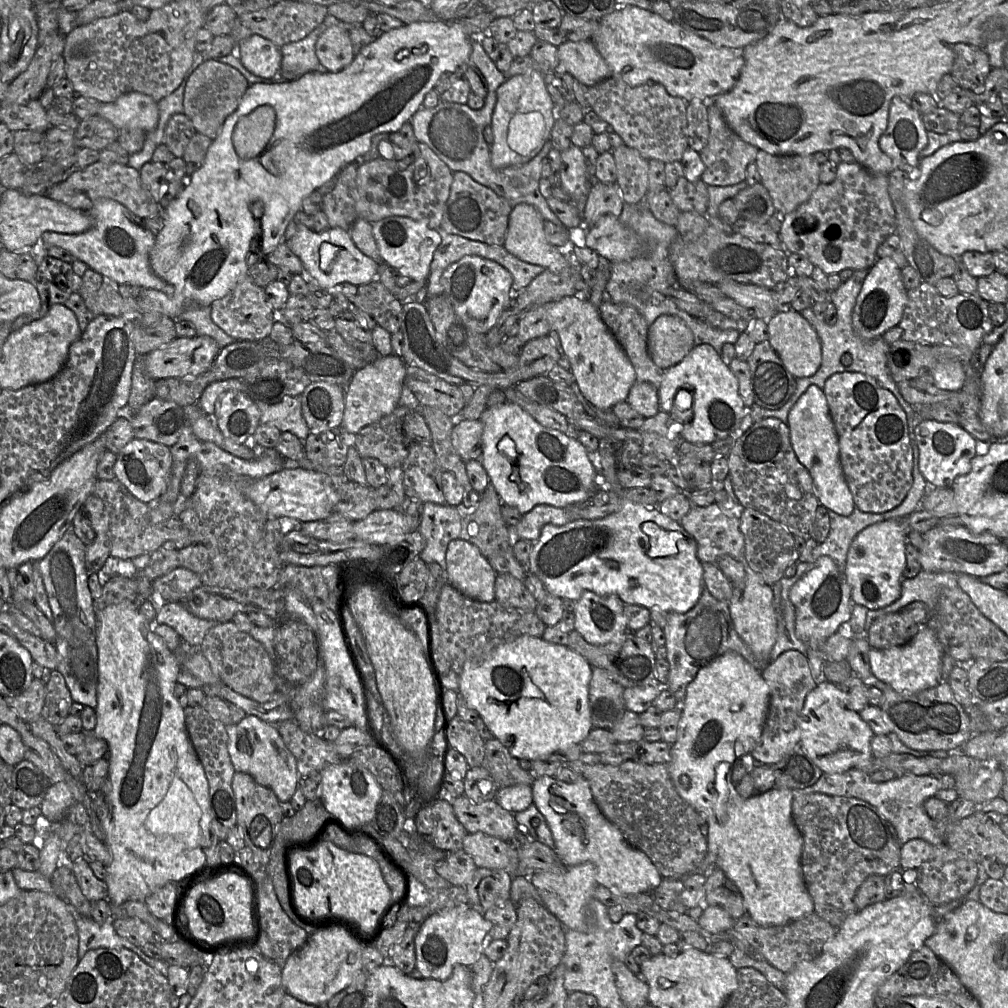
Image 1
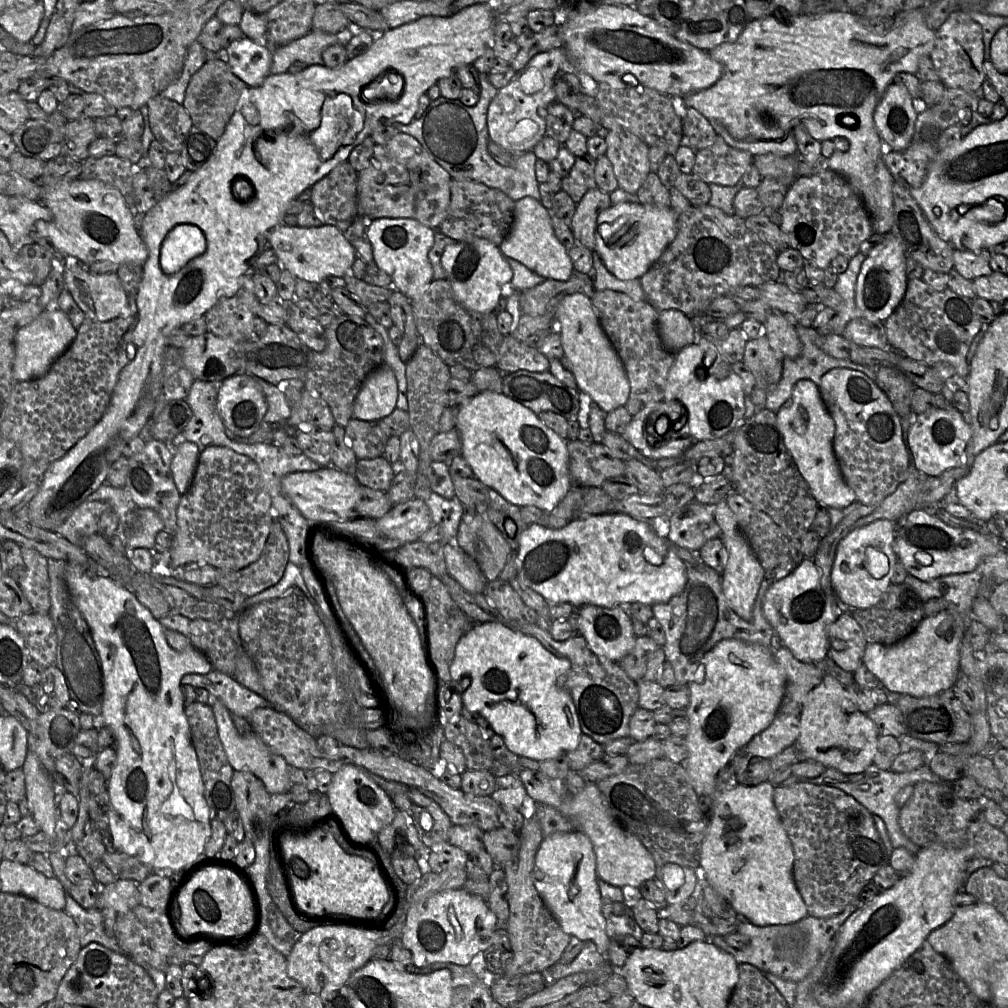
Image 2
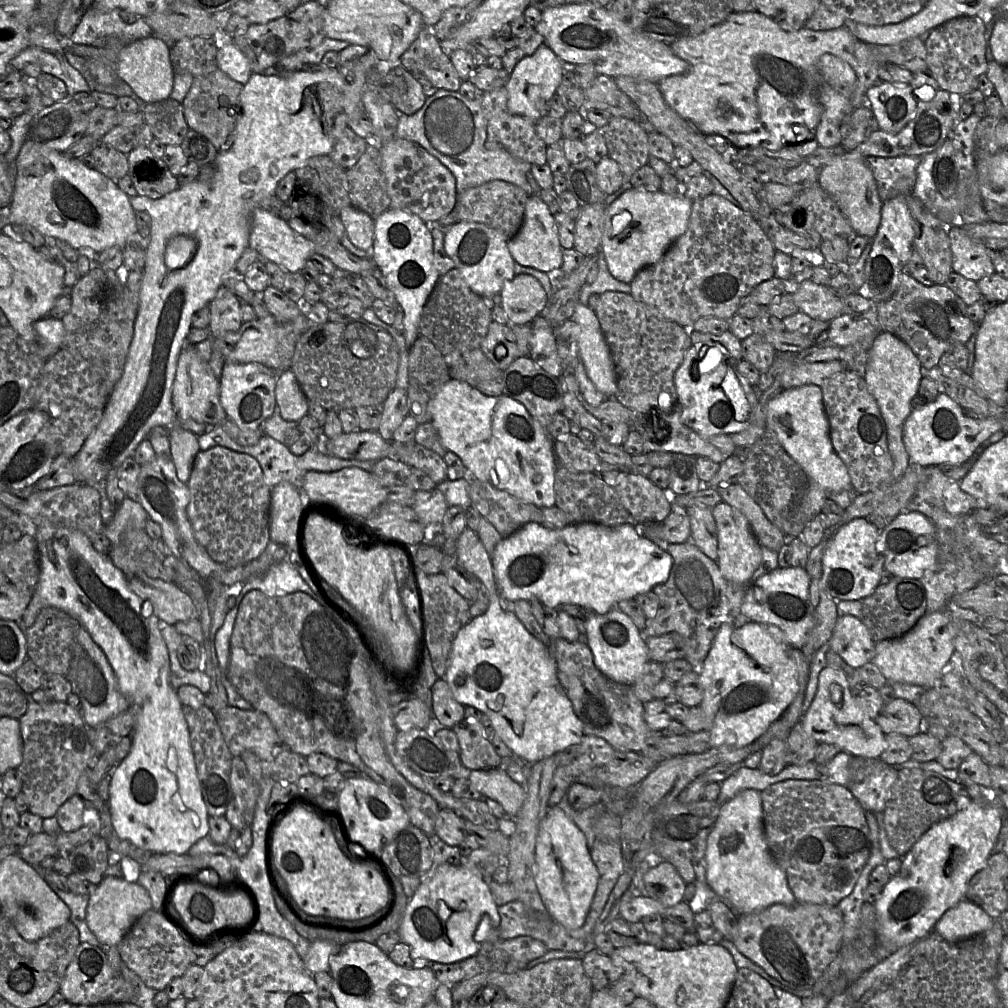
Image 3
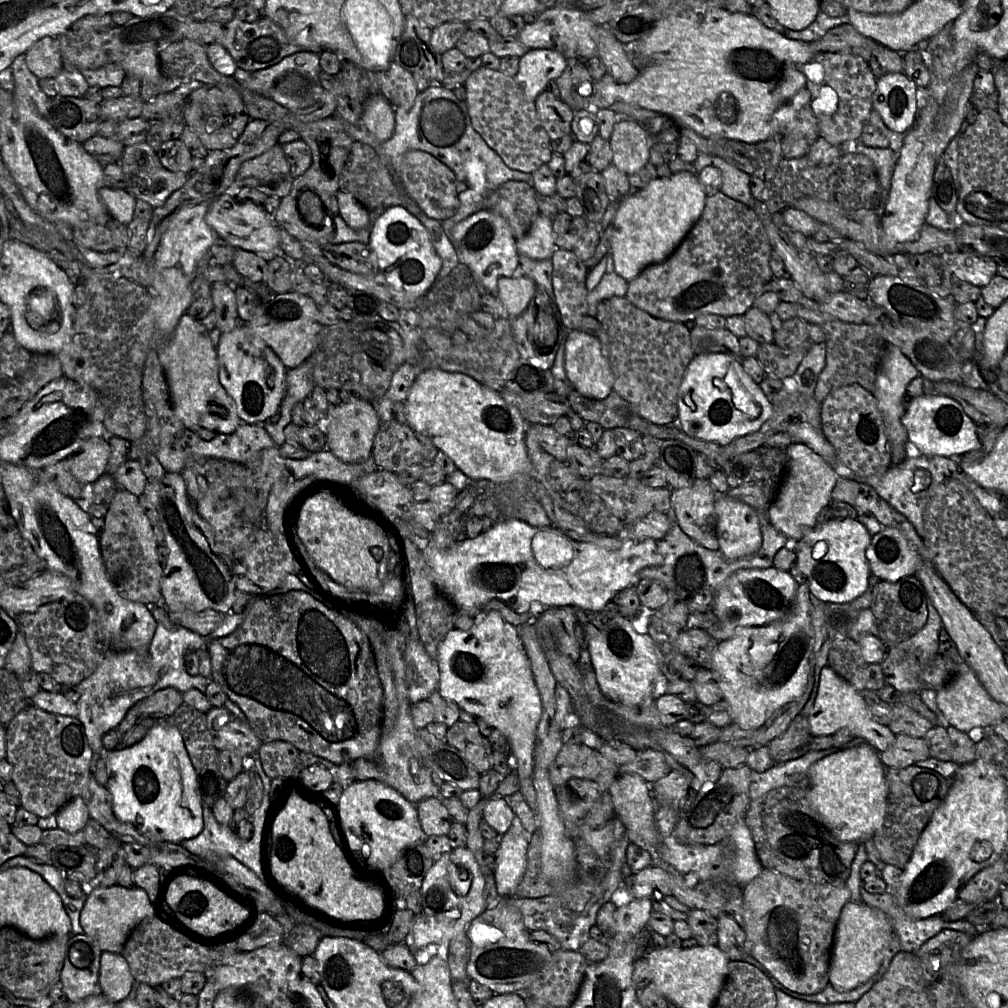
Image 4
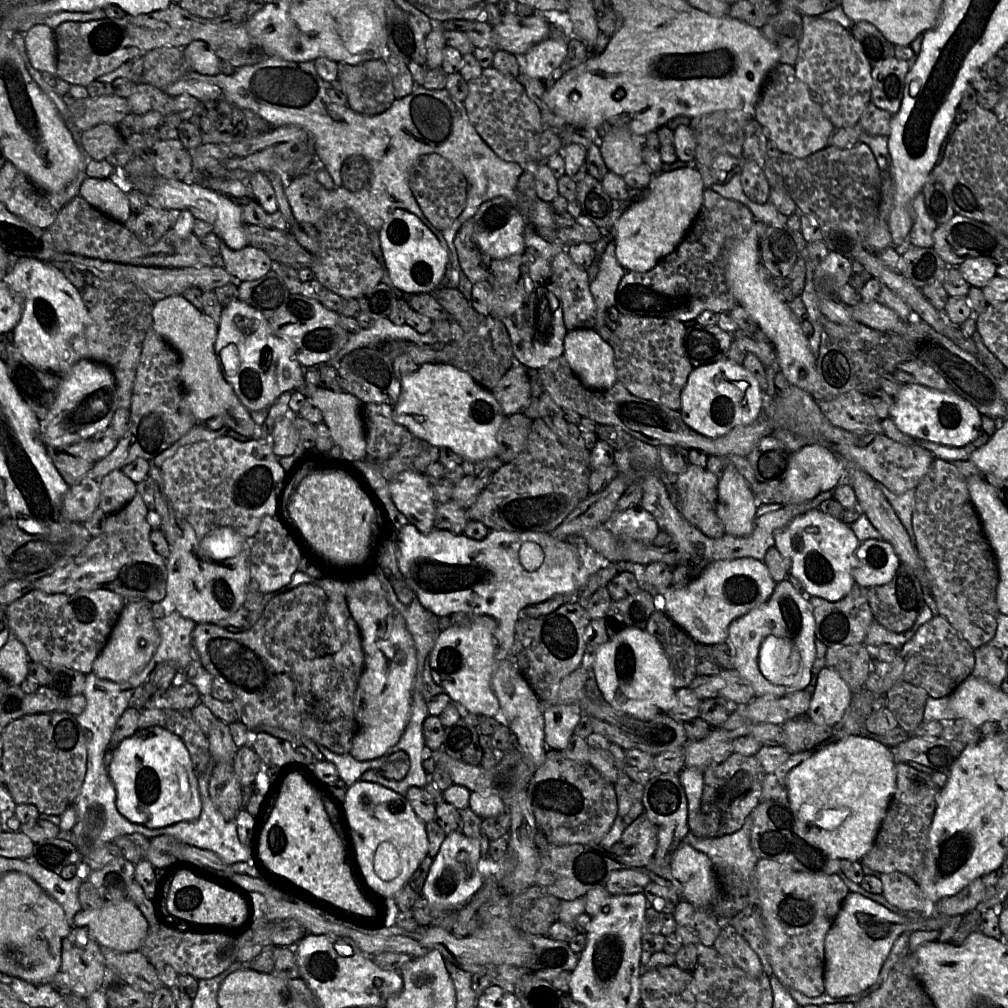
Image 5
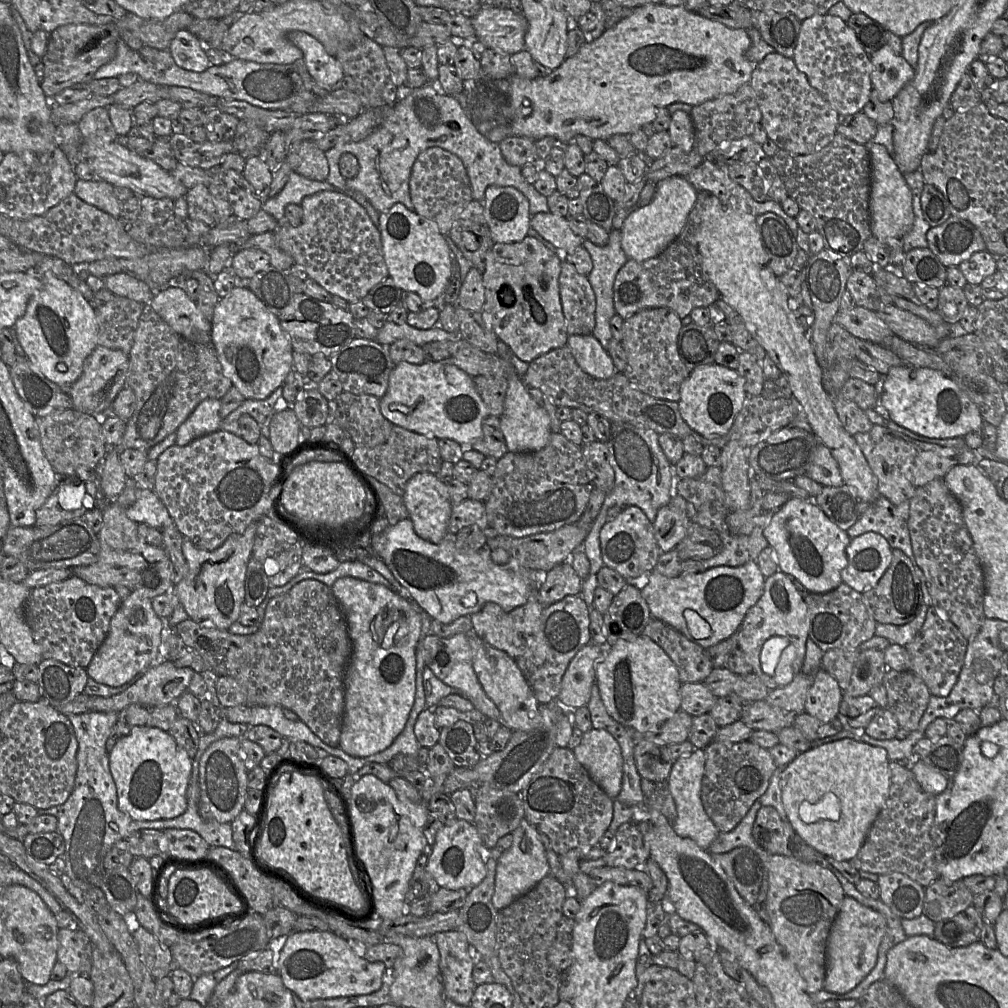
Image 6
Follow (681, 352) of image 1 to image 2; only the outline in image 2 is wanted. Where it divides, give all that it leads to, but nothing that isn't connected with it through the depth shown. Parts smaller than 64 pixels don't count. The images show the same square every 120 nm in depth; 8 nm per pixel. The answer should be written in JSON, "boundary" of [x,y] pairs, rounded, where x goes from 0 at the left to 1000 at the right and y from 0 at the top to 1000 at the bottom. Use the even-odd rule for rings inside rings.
{"boundary":[[[673,308],[655,309],[652,324],[658,343],[667,350],[689,339],[689,327],[685,315]]]}

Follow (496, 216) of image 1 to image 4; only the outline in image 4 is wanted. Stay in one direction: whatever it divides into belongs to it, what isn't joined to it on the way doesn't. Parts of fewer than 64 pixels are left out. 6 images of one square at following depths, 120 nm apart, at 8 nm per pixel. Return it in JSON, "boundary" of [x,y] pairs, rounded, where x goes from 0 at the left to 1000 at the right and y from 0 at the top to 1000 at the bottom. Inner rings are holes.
{"boundary":[[[505,179],[484,191],[478,207],[500,216],[512,238],[519,236],[535,212],[532,189],[528,183]]]}

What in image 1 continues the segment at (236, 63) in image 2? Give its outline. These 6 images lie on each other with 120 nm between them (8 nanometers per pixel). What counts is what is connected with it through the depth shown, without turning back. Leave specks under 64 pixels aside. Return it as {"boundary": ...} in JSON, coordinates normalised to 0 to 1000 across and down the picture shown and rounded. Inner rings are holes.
{"boundary":[[[260,36],[243,38],[234,45],[233,52],[243,67],[254,75],[269,78],[278,71],[278,47]]]}

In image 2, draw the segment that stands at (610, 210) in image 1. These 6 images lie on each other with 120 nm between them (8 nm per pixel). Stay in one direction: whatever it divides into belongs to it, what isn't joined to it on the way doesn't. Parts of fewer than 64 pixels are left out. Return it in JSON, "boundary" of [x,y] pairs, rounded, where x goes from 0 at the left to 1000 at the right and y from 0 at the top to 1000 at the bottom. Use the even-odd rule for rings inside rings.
{"boundary":[[[593,186],[585,188],[571,204],[566,228],[571,241],[585,247],[590,246],[590,225],[594,212],[606,204],[604,191]]]}

